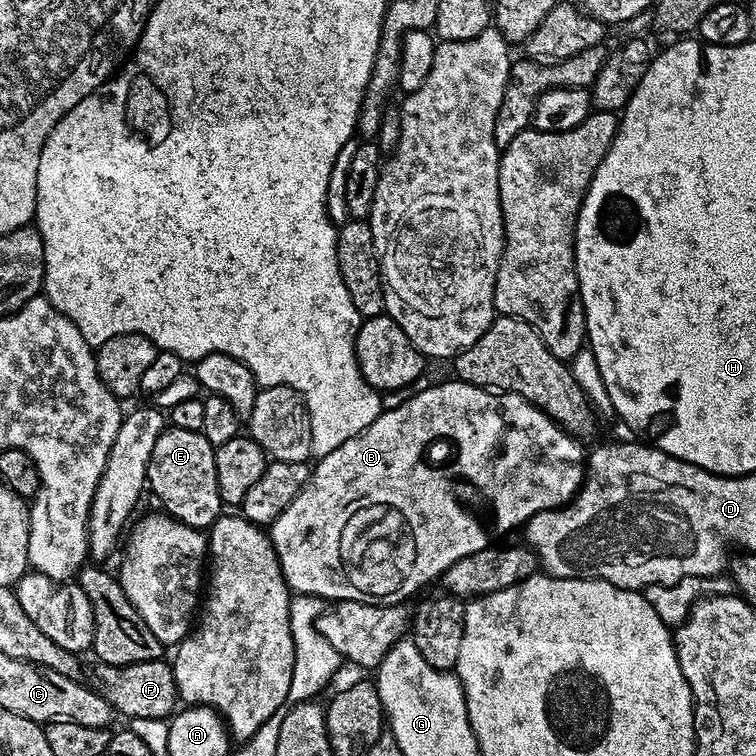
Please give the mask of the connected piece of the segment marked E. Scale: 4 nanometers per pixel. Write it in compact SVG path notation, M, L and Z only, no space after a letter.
M166 427L150 456L147 487L160 499L164 507L161 509L188 528L211 529L212 523L222 514L216 473L216 448L203 432Z

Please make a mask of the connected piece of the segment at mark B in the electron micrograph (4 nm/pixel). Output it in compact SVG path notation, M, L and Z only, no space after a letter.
M449 378L445 384L432 384L393 408L385 407L380 416L374 418L370 426L366 426L366 430L354 434L354 438L346 438L338 450L330 450L330 454L319 457L315 461L317 464L311 465L306 486L270 526L272 545L276 547L276 559L280 561L284 582L293 593L315 596L324 602L353 600L377 606L404 604L431 580L439 581L444 571L458 562L458 558L466 558L466 554L474 554L489 547L493 543L492 536L500 536L511 528L519 529L534 514L551 508L562 508L569 503L580 491L586 476L584 452L576 440L579 439L565 432L544 413L543 408L535 408L528 400L523 400L513 392L499 393L455 378Z

